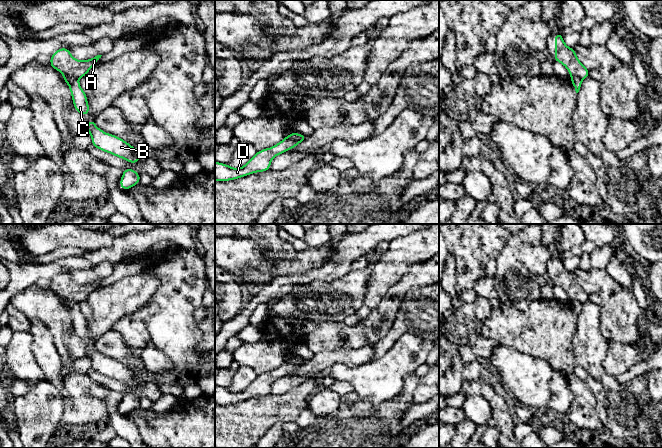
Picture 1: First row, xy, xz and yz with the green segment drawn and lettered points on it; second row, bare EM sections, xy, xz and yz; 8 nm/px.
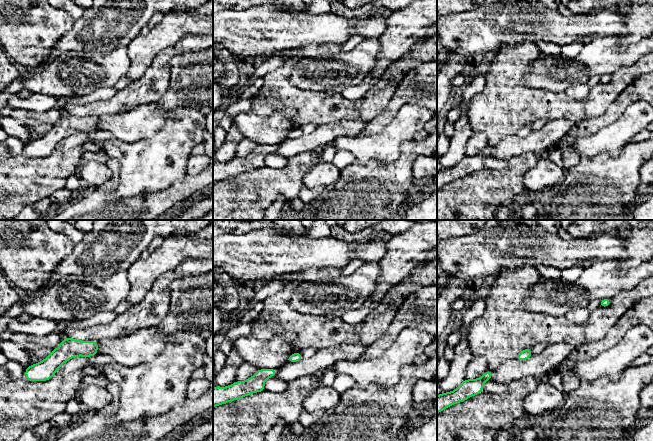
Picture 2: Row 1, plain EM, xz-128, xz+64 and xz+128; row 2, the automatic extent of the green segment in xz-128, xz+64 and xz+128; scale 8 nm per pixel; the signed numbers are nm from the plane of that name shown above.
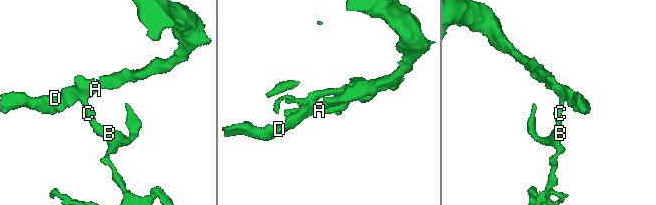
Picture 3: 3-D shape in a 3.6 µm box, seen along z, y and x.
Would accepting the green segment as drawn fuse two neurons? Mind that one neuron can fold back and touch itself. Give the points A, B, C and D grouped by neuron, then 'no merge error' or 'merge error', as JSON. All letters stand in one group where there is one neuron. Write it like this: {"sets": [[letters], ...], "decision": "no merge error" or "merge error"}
{"sets": [["A", "D"], ["B", "C"]], "decision": "merge error"}

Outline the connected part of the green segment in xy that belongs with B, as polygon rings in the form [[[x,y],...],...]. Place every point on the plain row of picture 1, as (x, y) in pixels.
[[[94,344],[87,346],[87,356],[92,361],[92,370],[127,386],[137,387],[141,383],[140,380],[145,377],[132,371],[123,363],[99,353]]]

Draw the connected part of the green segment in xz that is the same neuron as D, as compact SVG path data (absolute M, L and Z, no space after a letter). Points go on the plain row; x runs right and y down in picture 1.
M296 358L298 359L297 363L291 363L286 360L273 371L258 375L243 391L232 392L228 388L215 386L215 405L235 404L252 397L269 394L271 392L271 385L274 381L296 371L307 362L305 359Z

